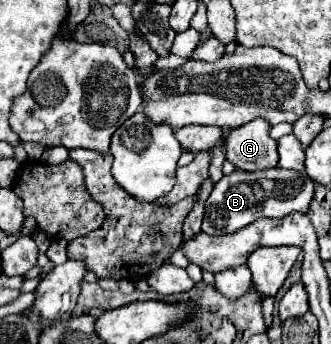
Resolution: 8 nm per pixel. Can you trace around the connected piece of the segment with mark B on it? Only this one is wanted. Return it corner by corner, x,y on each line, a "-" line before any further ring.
274,167
274,169
262,169
262,171
252,171
252,173
244,173
244,171
236,171
228,177
222,177
210,197
206,199
206,213
204,213
204,223
202,223
202,231
208,235
228,235
234,233
246,225
250,225
252,221
256,221
258,217
286,217
292,211
308,211
308,205
314,197
314,183
312,179
302,173
298,175
298,171
282,171
282,167

